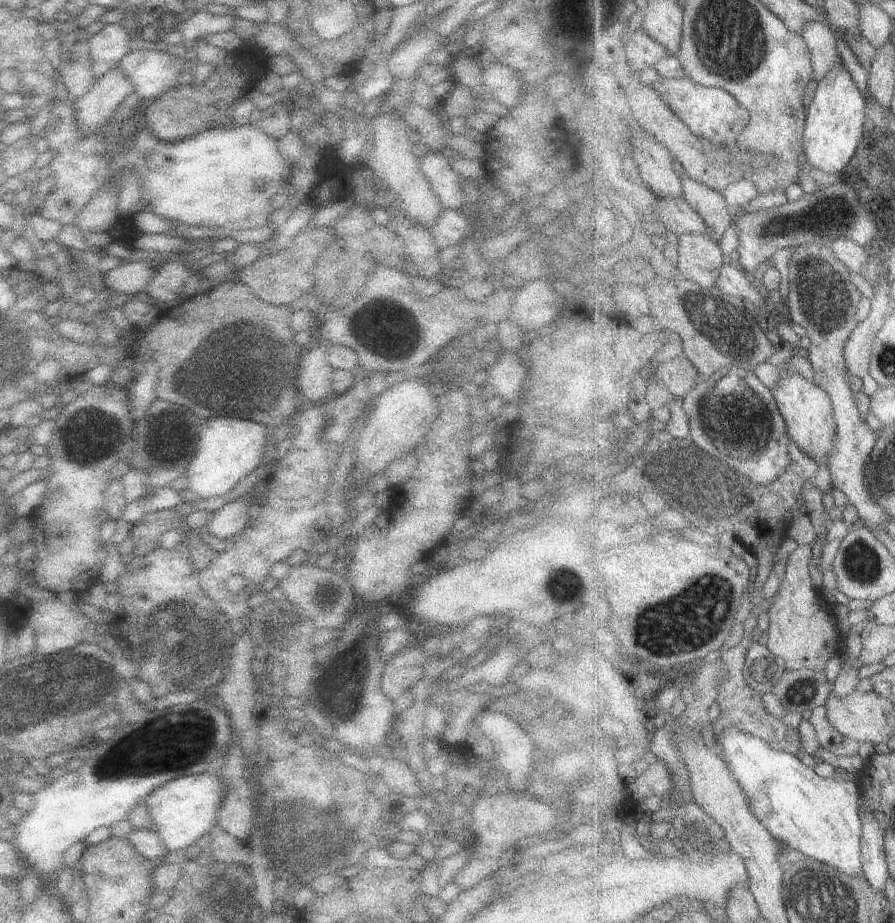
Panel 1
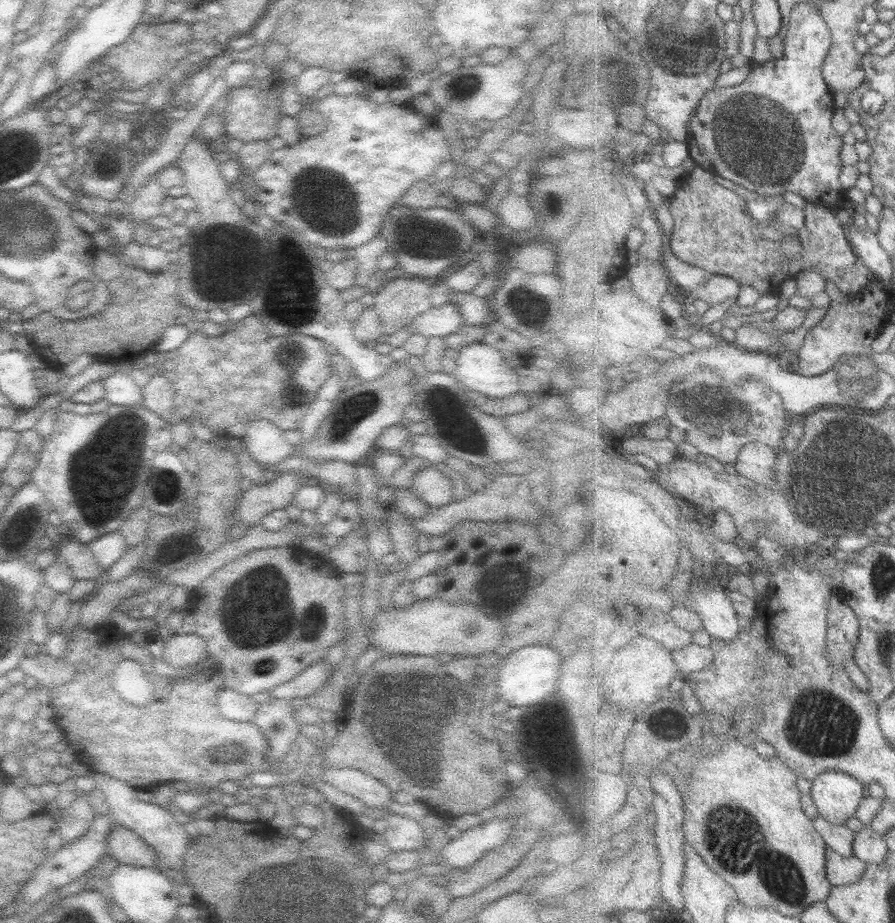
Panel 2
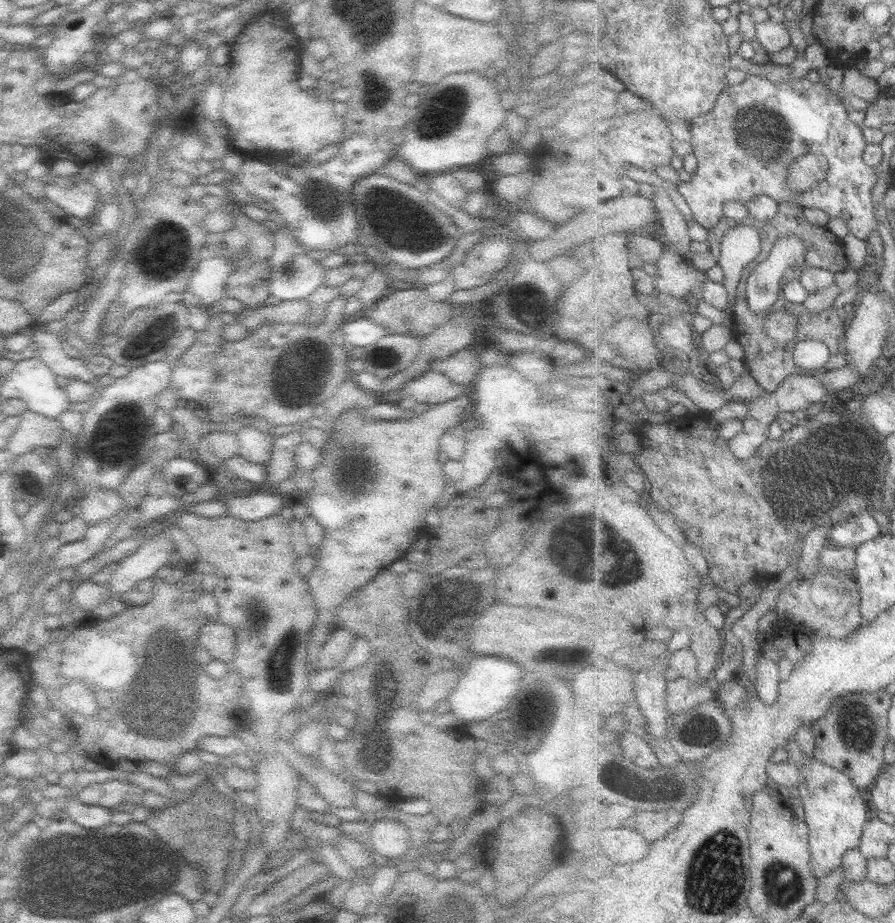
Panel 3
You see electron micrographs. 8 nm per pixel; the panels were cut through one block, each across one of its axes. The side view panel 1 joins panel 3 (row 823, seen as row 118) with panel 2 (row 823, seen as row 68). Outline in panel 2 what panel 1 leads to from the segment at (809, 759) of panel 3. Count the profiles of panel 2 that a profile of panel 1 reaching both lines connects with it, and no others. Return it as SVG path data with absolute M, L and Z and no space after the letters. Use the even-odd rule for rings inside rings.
M827 771L812 781L811 793L818 816L827 822L845 825L856 816L865 798L863 783L846 772Z

